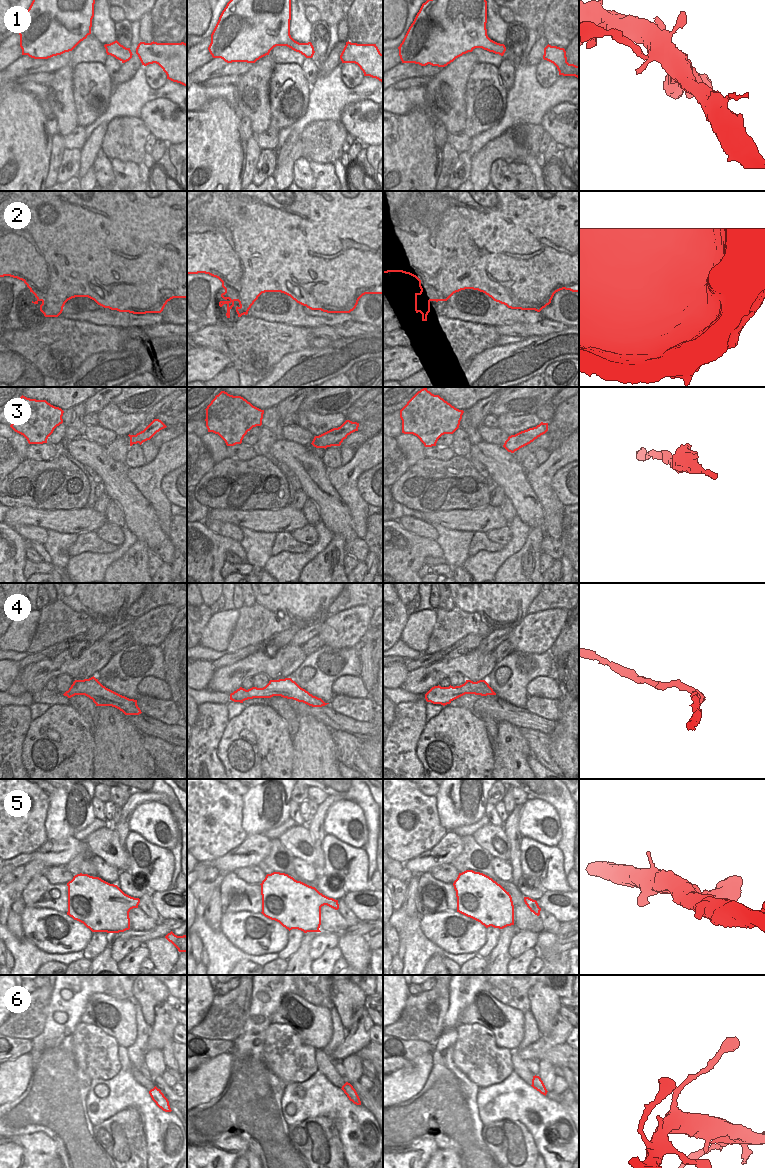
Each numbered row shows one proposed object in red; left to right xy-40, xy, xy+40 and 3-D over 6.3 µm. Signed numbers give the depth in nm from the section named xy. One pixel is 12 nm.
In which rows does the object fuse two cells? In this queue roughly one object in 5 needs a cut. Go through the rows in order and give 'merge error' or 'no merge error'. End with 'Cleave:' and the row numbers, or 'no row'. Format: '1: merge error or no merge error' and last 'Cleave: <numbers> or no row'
1: no merge error
2: no merge error
3: no merge error
4: no merge error
5: no merge error
6: no merge error
Cleave: no row

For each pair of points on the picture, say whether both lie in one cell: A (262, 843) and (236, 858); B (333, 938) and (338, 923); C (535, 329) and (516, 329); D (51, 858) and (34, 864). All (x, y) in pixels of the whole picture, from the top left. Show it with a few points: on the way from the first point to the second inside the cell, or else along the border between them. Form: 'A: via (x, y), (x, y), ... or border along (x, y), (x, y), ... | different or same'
A: via (255, 850), (249, 856), (243, 856) | same
B: border along (323, 931), (335, 933) | different
C: border along (524, 324), (526, 336) | different
D: via (47, 858), (43, 858), (38, 863) | same

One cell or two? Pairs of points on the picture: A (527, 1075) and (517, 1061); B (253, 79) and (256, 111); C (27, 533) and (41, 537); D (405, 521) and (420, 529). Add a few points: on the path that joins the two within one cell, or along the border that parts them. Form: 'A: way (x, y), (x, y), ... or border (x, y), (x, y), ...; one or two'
A: way (524, 1072), (519, 1064); one
B: way (253, 87), (254, 103); one
C: way (30, 533), (38, 534); one
D: way (409, 523), (416, 526); one

